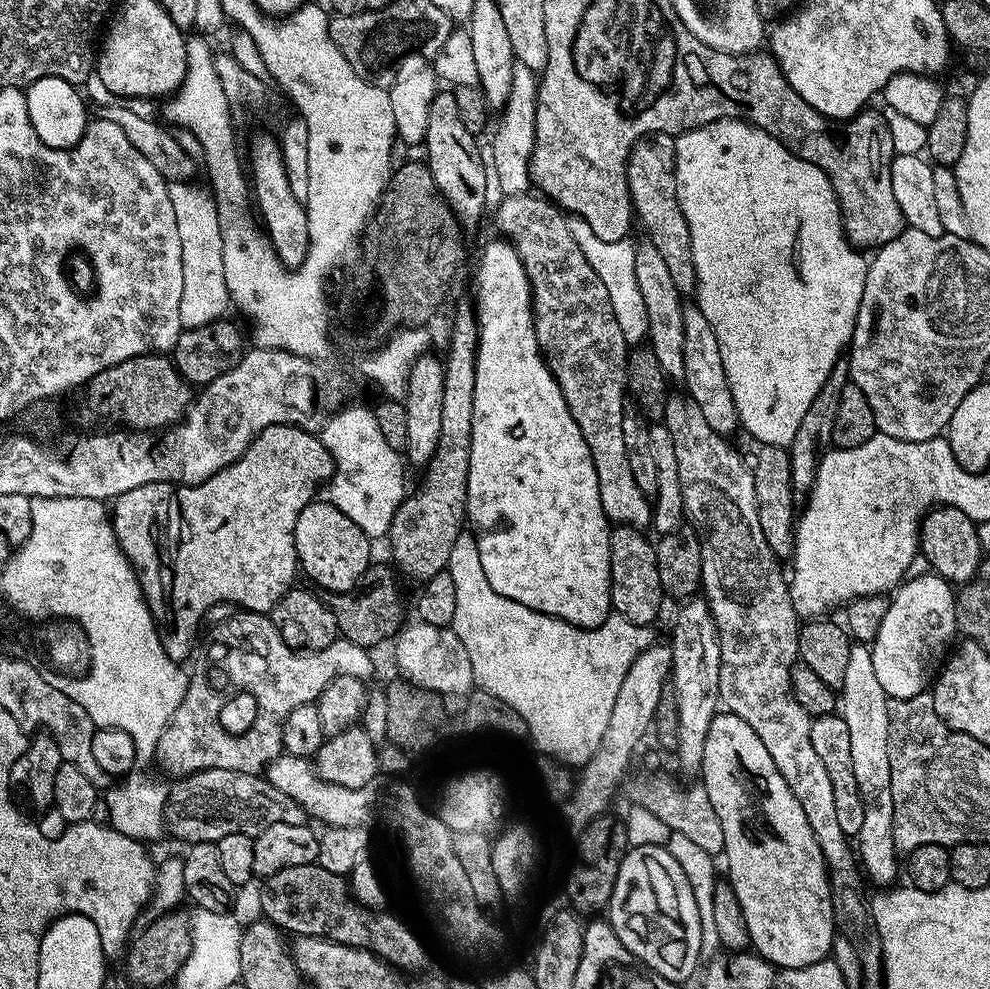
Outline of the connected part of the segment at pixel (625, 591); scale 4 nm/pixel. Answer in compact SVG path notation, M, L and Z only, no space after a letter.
M628 524L615 525L610 531L612 612L635 624L652 626L660 616L660 607L666 603L666 597L658 578L656 545L644 535L641 529L632 528Z

